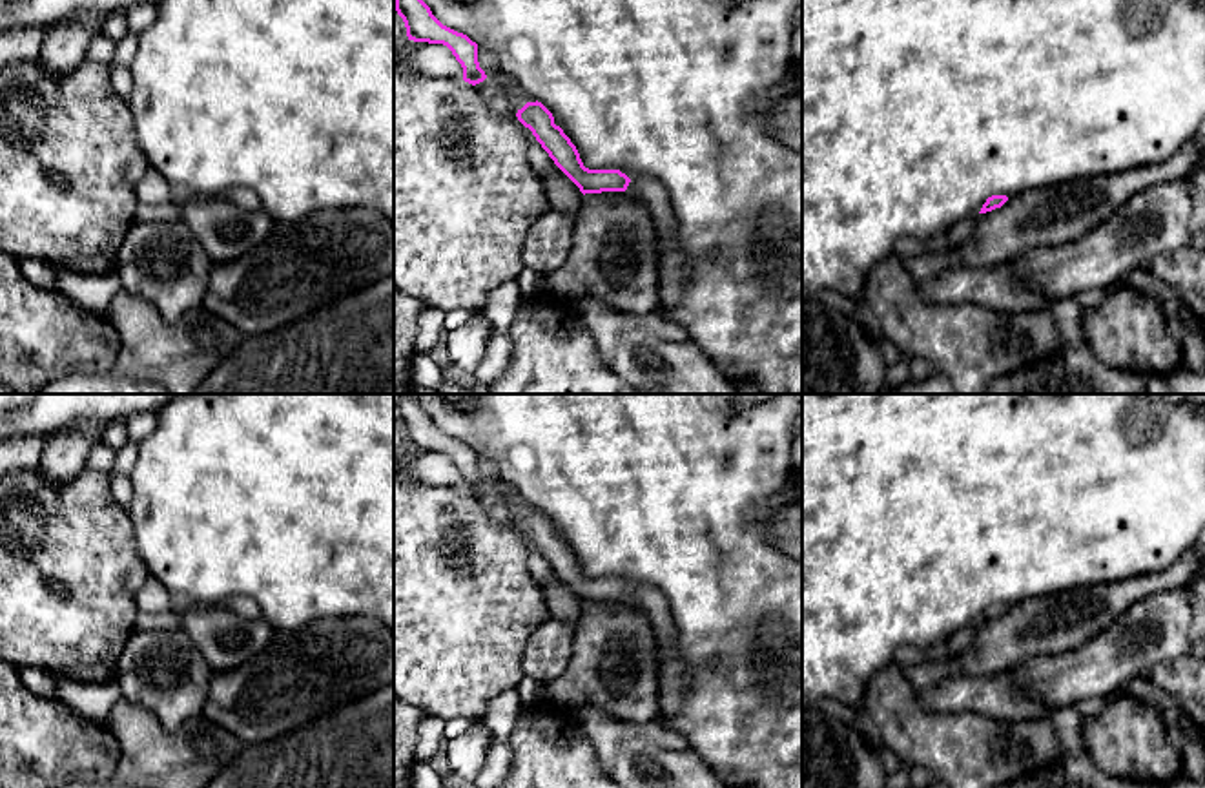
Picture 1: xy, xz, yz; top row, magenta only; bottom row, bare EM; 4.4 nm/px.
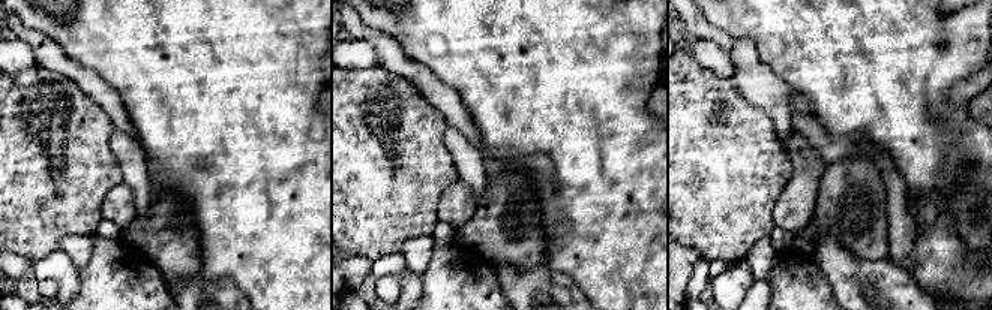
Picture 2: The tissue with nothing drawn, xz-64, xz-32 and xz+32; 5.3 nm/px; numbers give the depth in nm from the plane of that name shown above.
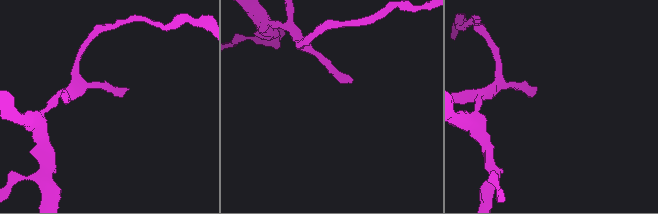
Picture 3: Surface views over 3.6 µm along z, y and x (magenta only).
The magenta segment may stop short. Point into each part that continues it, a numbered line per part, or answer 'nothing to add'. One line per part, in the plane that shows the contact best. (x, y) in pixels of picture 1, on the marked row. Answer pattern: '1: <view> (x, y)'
1: xz (673, 265)

